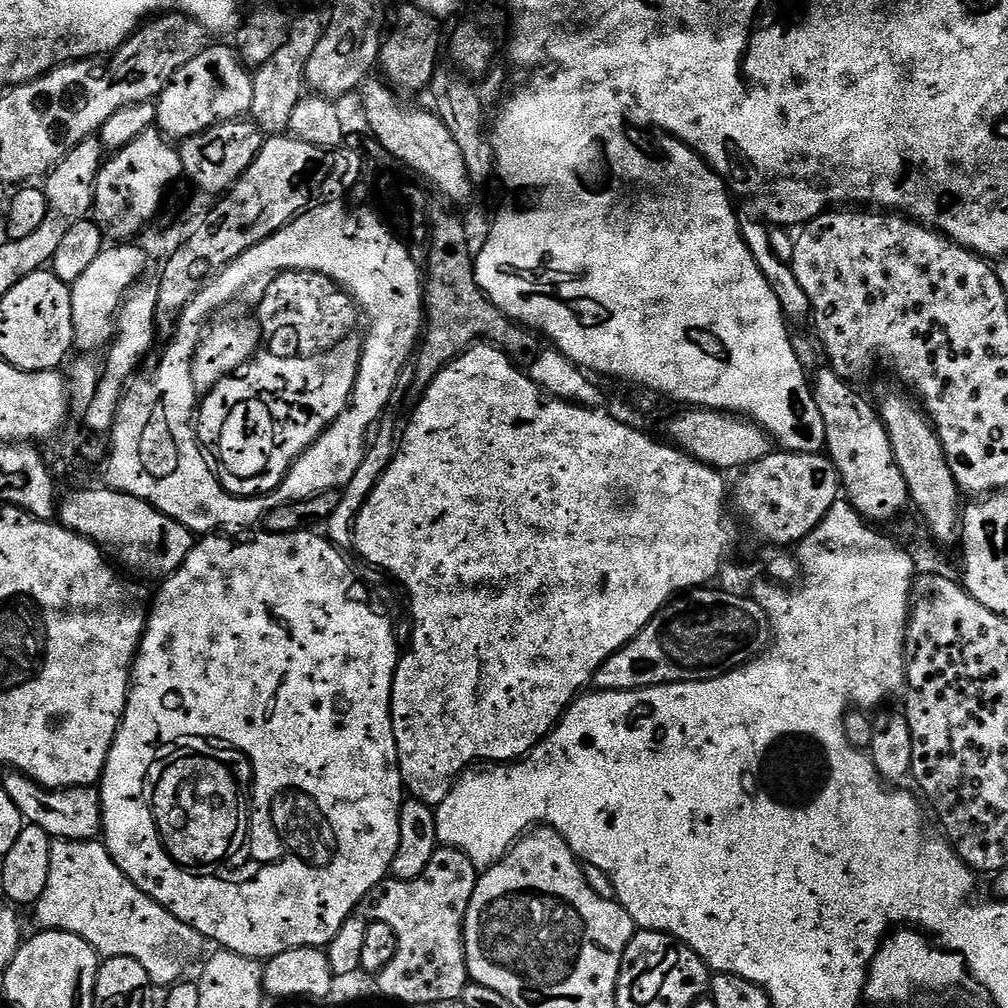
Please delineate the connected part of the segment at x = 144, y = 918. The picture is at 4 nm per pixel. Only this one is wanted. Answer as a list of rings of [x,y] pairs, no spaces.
[[[56,840],[53,843],[50,850],[50,878],[46,878],[46,890],[42,890],[42,898],[34,905],[34,912],[41,929],[74,934],[86,941],[95,950],[97,957],[125,956],[142,962],[142,966],[146,966],[146,974],[150,974],[152,983],[156,986],[177,983],[187,973],[184,971],[196,959],[199,961],[205,955],[204,936],[174,918],[174,914],[154,902],[154,898],[142,894],[142,890],[138,890],[138,886],[134,886],[134,882],[130,882],[130,878],[126,878],[122,870],[118,870],[103,842]]]

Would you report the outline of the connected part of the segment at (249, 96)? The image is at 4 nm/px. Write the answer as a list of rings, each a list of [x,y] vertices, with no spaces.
[[[212,44],[201,48],[200,53],[174,74],[155,101],[156,124],[173,142],[179,142],[213,128],[227,120],[247,117],[254,102],[253,73],[249,71],[235,47]]]

